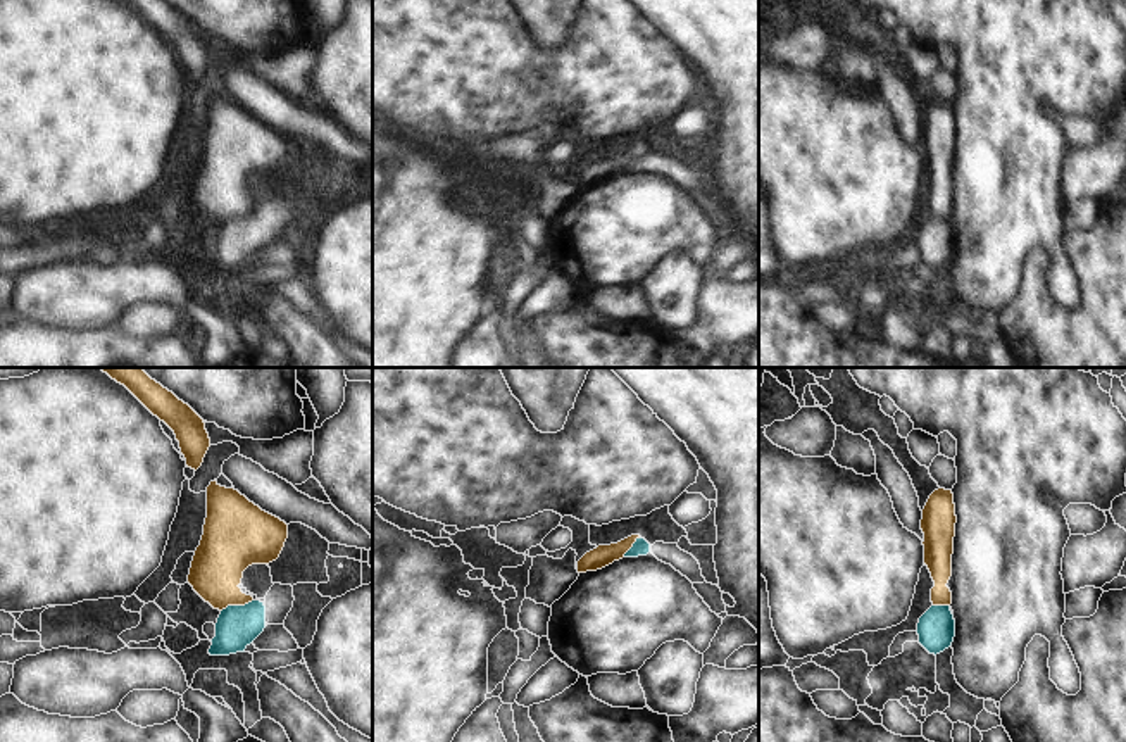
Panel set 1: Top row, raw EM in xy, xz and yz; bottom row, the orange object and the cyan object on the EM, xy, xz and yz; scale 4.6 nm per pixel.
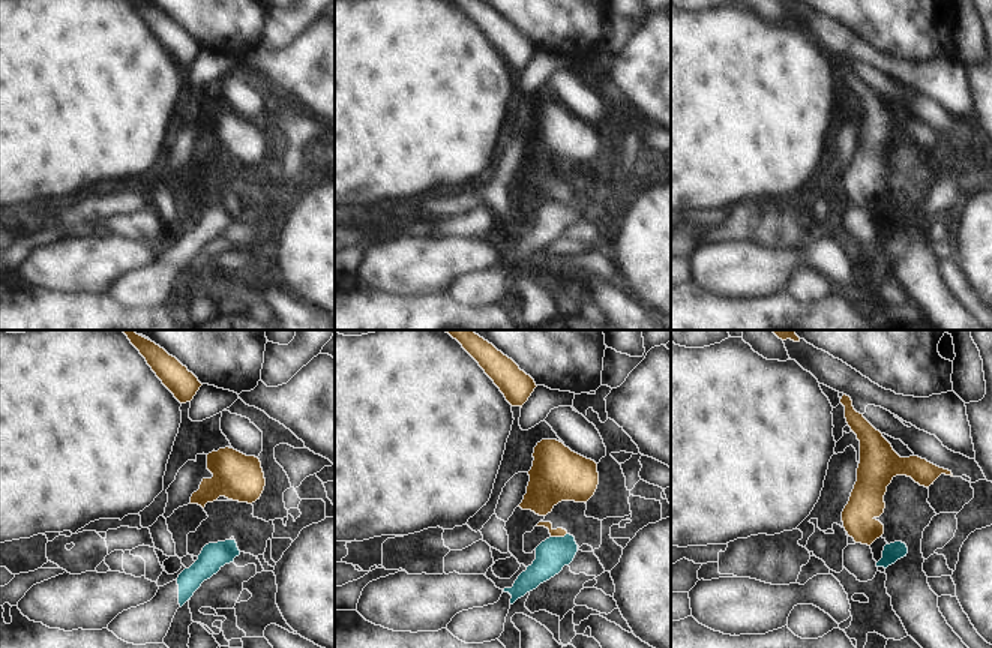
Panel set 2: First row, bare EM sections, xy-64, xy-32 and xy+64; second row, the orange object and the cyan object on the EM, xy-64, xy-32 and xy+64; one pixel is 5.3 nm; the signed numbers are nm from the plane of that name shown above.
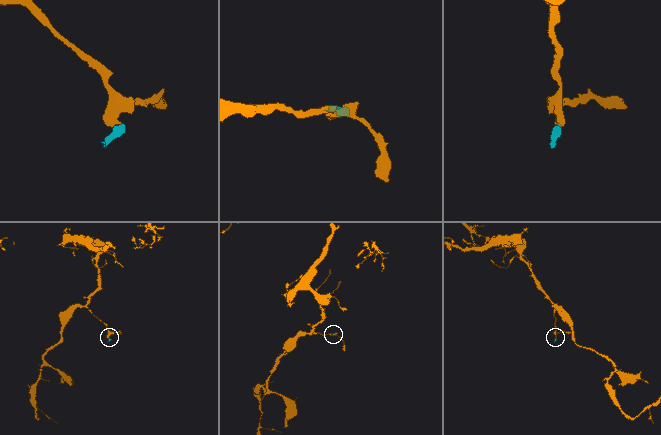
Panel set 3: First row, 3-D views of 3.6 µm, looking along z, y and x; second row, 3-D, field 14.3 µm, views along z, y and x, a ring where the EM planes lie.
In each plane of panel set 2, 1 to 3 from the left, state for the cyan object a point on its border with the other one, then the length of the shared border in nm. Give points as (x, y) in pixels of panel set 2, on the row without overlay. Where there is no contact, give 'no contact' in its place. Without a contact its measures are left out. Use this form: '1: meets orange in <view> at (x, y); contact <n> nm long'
1: no contact
2: meets orange in xy-32 at (559, 200); contact 90 nm long
3: no contact

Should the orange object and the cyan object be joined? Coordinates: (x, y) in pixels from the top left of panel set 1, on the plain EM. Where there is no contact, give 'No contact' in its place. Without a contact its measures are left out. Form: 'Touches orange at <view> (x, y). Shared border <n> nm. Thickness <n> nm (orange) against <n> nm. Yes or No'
Touches orange at xy (237, 218). Shared border 160 nm. Thickness 240 nm (orange) against 200 nm. No

